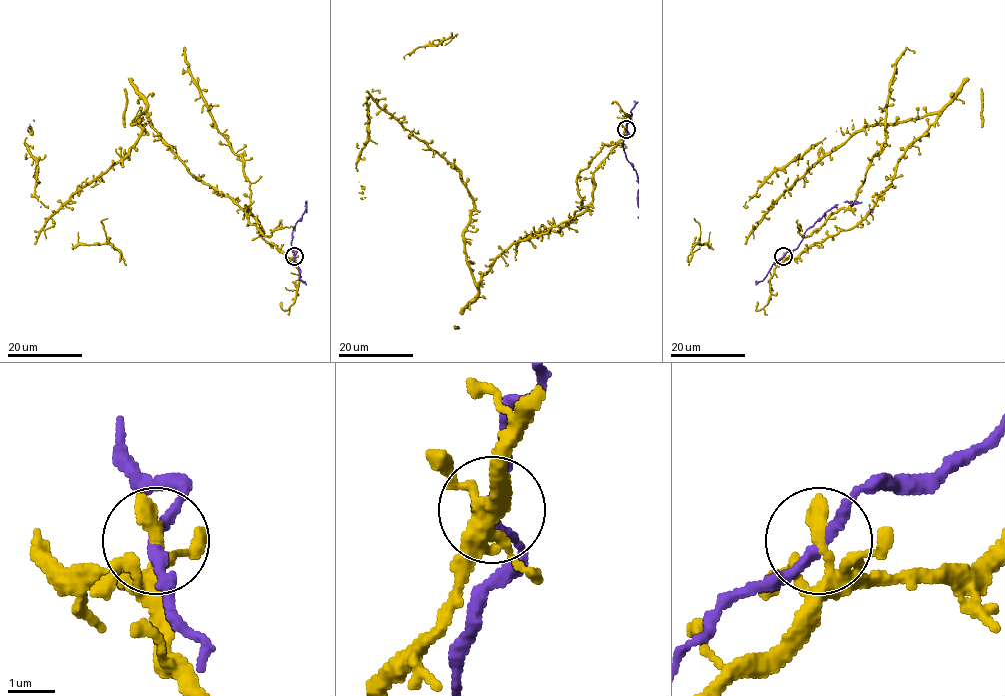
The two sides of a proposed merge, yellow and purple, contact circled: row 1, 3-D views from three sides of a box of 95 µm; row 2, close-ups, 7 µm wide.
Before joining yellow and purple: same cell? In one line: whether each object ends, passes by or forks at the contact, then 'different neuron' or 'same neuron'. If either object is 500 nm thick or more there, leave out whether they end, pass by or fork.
yellow ends; purple passes by; different neuron

